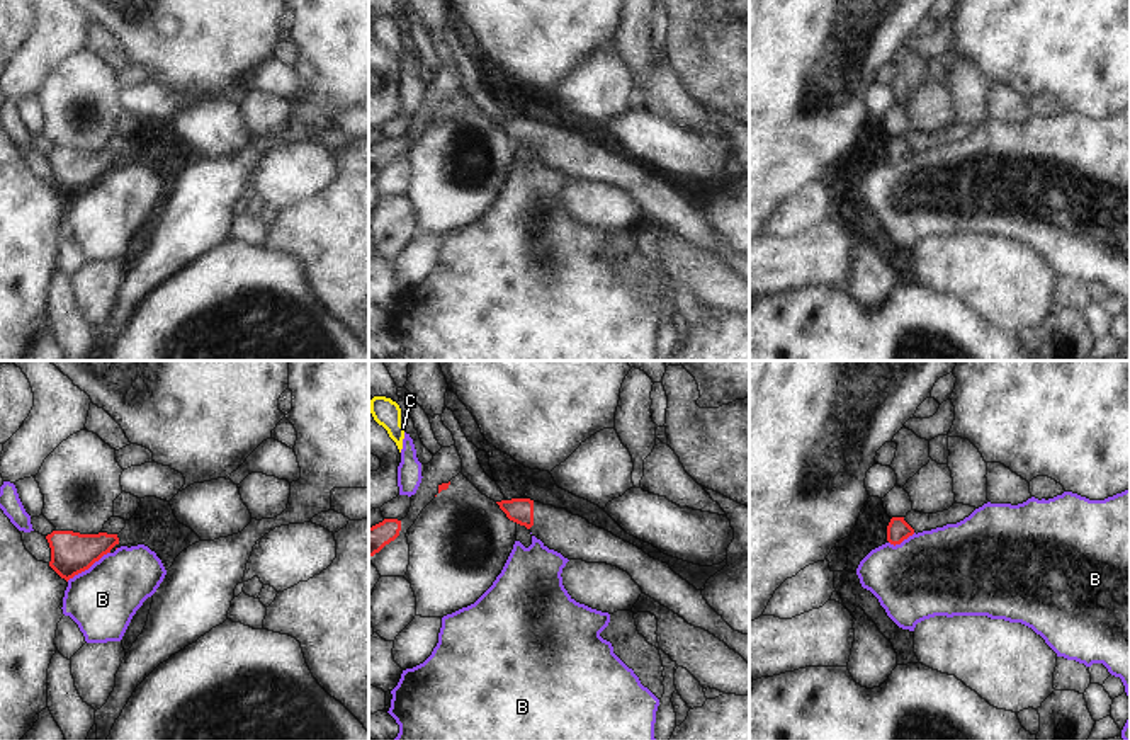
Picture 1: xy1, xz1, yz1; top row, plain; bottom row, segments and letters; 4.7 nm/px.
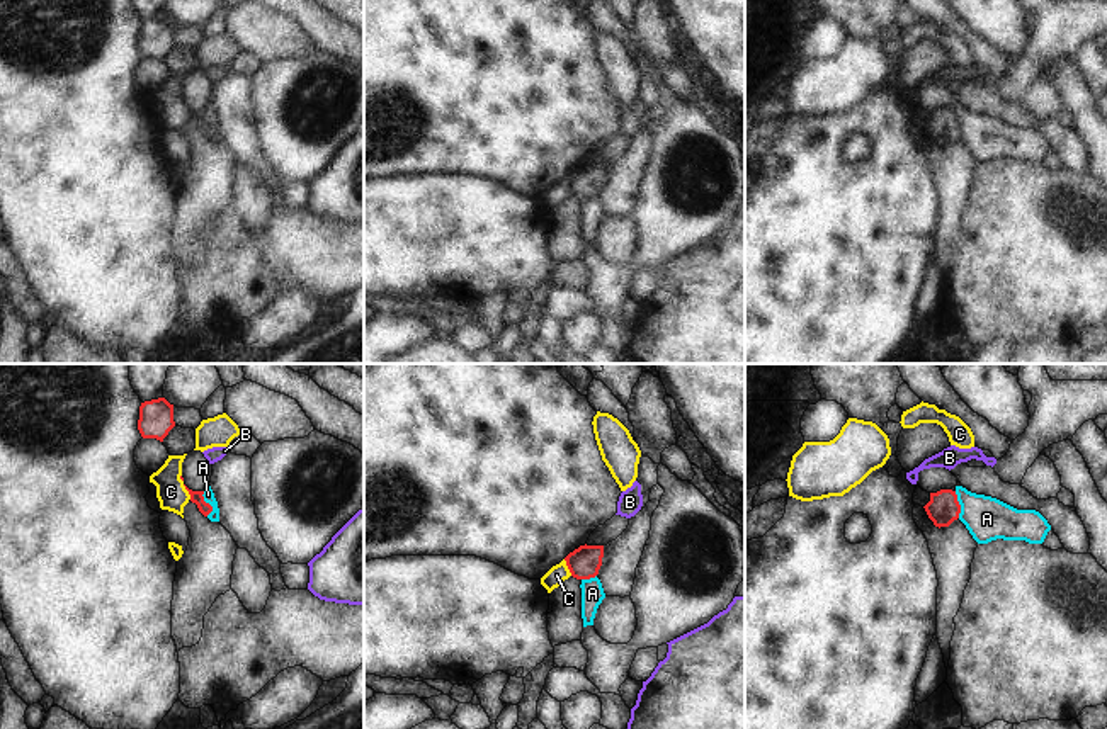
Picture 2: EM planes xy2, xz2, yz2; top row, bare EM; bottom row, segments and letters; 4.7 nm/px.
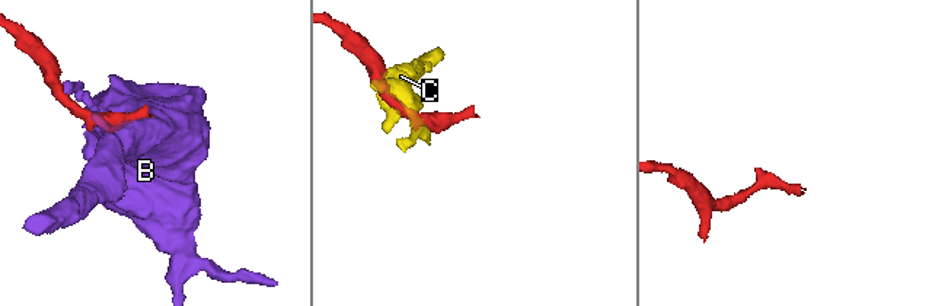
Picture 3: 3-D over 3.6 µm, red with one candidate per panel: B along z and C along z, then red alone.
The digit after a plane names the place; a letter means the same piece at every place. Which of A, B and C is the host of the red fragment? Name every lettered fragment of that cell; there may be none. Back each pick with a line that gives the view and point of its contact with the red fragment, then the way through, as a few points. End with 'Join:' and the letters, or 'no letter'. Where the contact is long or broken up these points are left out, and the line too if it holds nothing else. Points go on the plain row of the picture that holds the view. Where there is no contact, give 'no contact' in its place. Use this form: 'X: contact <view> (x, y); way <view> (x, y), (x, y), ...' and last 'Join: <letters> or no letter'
Join: no letter

